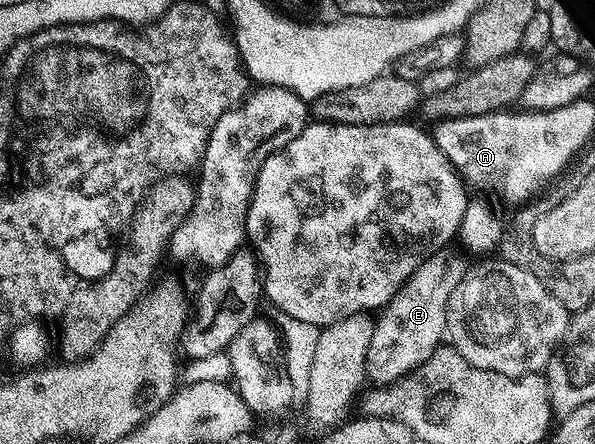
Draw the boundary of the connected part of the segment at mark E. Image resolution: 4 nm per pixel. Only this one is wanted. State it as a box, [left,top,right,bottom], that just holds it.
[366,247,468,386]

